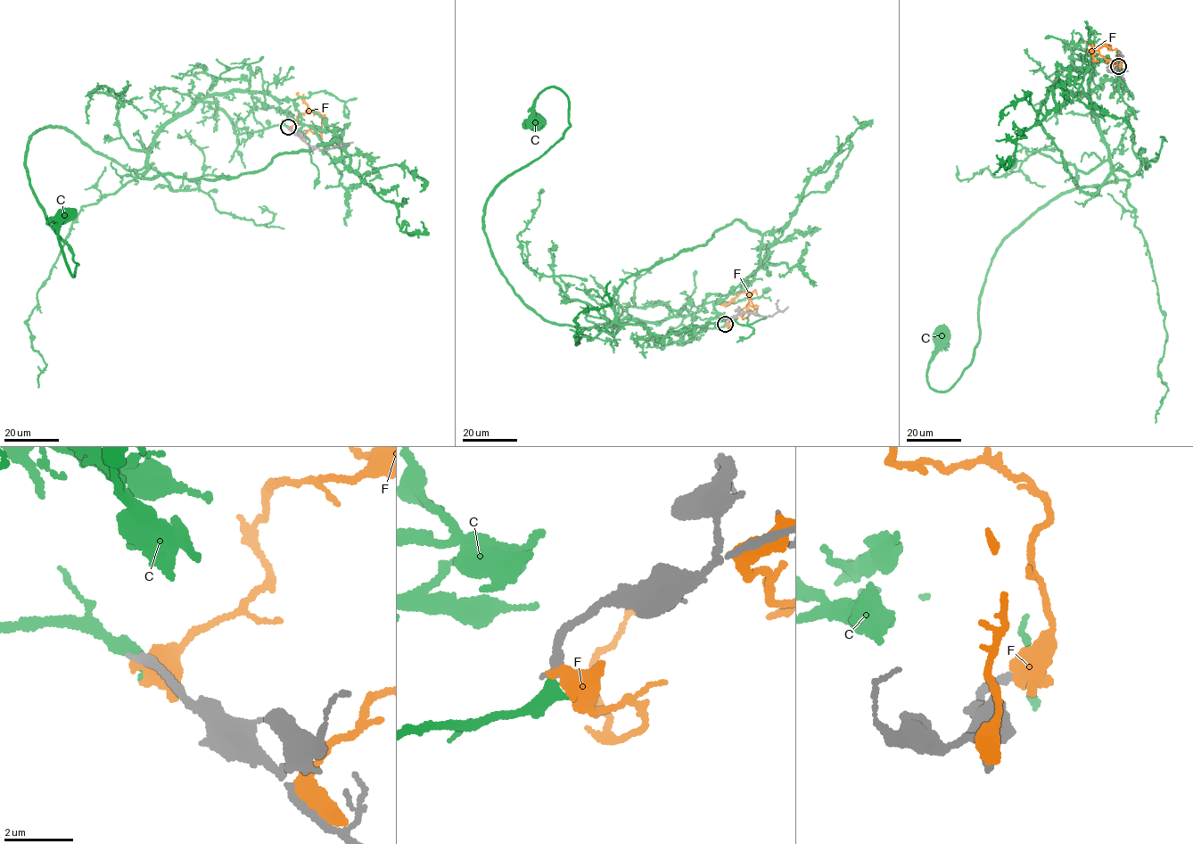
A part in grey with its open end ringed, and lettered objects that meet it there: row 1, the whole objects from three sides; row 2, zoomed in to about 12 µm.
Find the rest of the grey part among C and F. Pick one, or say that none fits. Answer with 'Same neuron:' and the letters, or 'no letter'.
Same neuron: C

